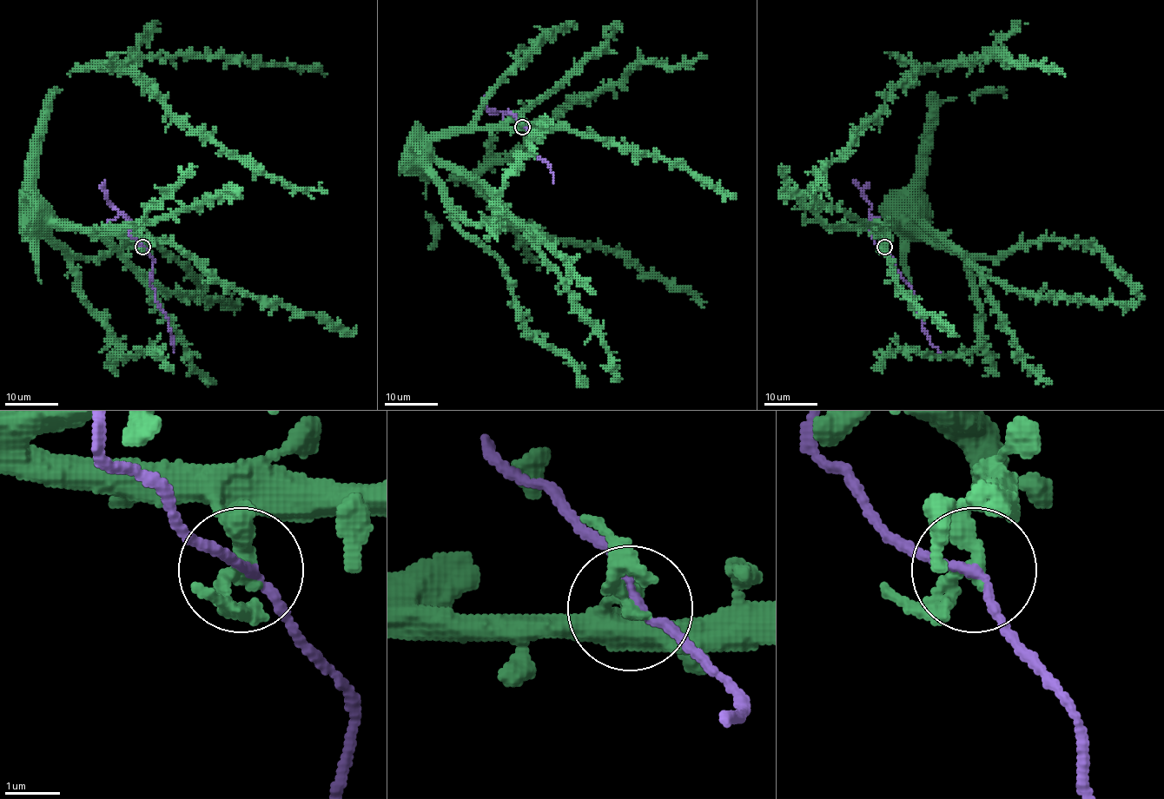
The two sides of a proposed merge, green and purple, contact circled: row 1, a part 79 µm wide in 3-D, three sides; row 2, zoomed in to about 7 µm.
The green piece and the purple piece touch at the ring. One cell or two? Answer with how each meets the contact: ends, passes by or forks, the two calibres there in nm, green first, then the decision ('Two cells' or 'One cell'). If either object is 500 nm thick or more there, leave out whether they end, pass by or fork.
At the ring green forks. At the ring purple passes by. Thickness 260 nm (green) against 130 nm. Two cells

